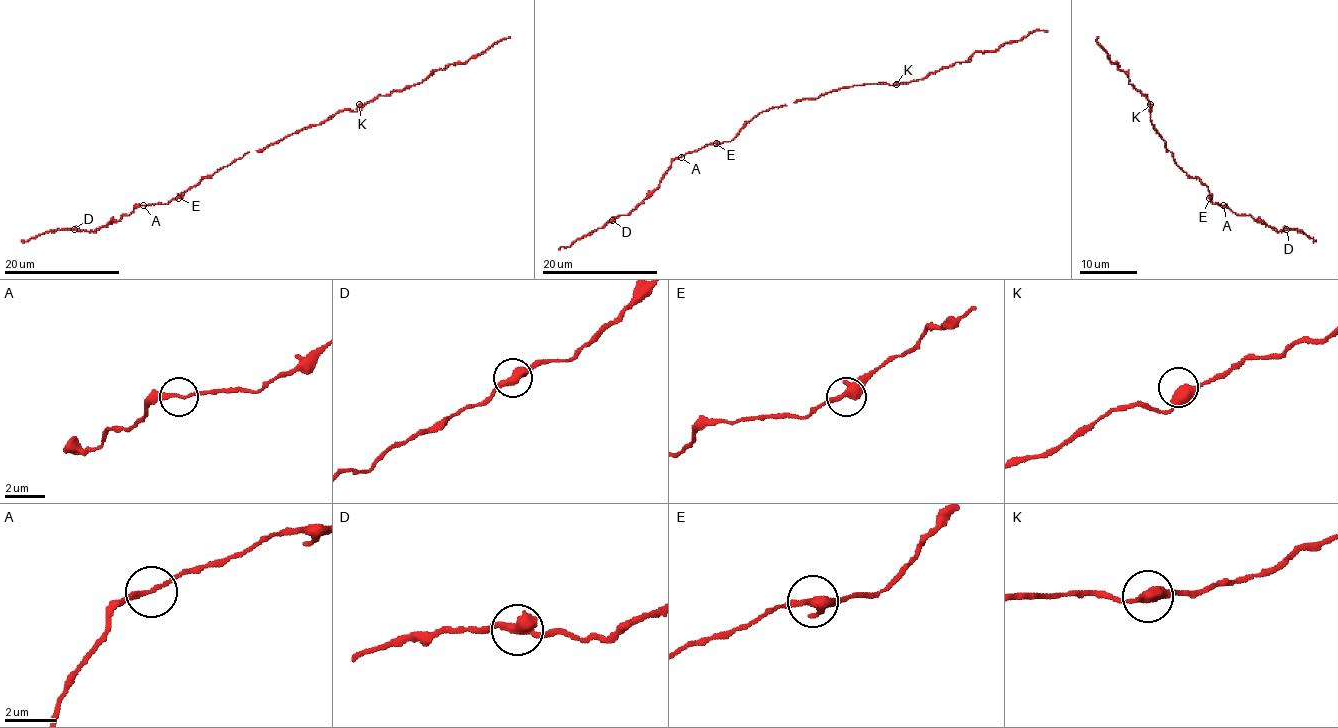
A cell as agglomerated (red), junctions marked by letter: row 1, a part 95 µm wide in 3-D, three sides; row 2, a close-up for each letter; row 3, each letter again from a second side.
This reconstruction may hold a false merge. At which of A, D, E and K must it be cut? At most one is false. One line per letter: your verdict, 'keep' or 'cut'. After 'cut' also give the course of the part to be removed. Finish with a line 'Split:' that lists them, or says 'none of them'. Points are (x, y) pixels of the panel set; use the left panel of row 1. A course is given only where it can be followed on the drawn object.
A: keep
D: keep
E: keep
K: keep
Split: none of them

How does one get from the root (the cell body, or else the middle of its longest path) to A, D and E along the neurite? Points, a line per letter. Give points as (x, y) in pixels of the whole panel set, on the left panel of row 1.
A: (249, 152), (203, 178), (167, 204), (144, 205)
D: (249, 152), (167, 204), (138, 205), (128, 215), (93, 231), (74, 230)
E: (249, 152), (203, 178), (178, 198)

